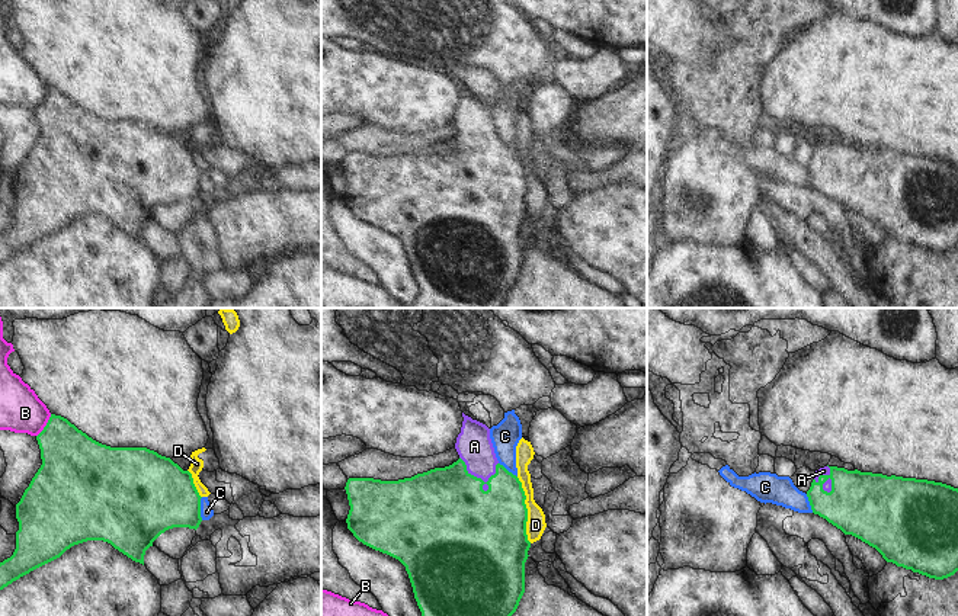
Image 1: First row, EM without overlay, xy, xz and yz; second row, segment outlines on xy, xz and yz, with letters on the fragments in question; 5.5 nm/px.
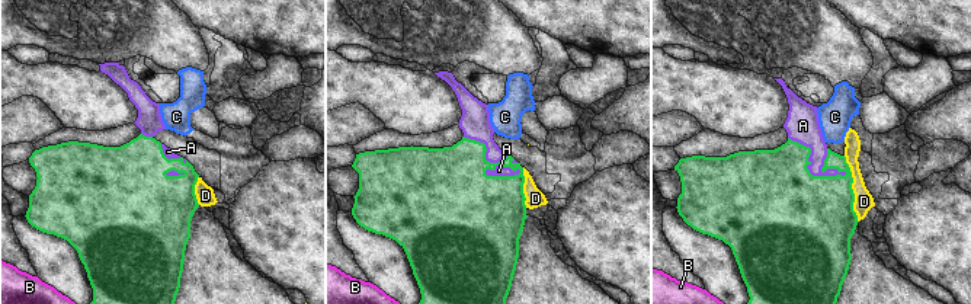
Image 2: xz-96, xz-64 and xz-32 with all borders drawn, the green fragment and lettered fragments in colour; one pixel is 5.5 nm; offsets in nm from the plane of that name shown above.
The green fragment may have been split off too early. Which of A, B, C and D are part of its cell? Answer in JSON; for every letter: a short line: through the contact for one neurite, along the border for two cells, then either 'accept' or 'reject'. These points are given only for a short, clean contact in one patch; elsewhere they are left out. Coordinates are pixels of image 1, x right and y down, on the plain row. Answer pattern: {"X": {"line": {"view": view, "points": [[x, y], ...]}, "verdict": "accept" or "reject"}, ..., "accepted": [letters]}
{"A": {"line": {"view": "xz", "points": [[445, 185], [473, 157], [473, 150], [474, 121]]}, "verdict": "accept"}, "B": {"verdict": "reject"}, "C": {"verdict": "reject"}, "D": {"verdict": "reject"}, "accepted": ["A"]}

